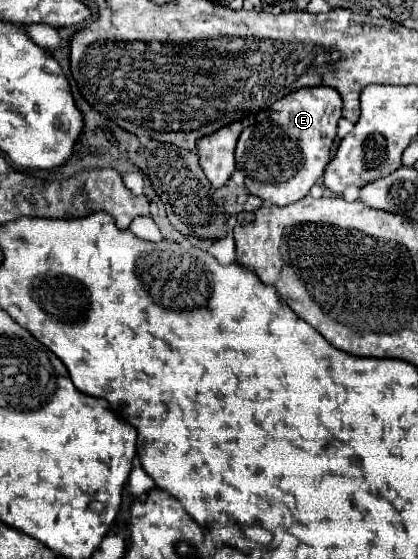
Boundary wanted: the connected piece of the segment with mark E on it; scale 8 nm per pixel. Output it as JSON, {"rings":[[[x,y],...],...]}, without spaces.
{"rings":[[[312,86],[304,90],[300,88],[284,96],[276,104],[272,104],[272,108],[258,114],[256,122],[242,130],[236,146],[236,168],[246,176],[244,184],[250,190],[250,194],[274,206],[288,206],[308,196],[312,184],[322,178],[324,168],[330,162],[330,148],[334,144],[340,118],[342,118],[342,98],[330,86]]]}

